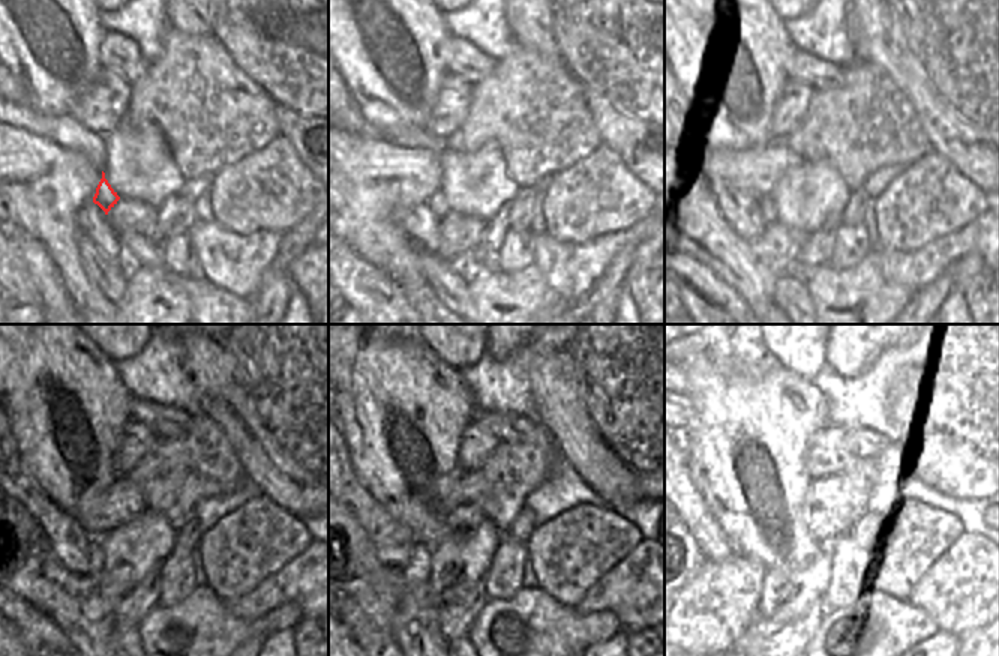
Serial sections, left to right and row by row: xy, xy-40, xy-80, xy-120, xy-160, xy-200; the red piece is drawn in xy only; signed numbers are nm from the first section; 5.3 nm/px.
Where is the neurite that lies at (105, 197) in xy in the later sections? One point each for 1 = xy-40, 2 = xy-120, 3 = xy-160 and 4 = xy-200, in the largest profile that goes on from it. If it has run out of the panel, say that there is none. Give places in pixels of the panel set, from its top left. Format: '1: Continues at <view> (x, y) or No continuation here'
1: Continues at xy-40 (437, 201)
2: Continues at xy-120 (95, 542)
3: Continues at xy-160 (417, 569)
4: Continues at xy-200 (705, 617)

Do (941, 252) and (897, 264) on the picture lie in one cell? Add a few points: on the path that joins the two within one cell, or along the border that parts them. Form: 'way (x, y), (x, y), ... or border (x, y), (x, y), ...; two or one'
way (930, 260), (924, 264), (908, 264); one

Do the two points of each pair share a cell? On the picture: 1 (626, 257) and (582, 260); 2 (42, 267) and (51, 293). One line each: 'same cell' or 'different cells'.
1: different cells
2: same cell

